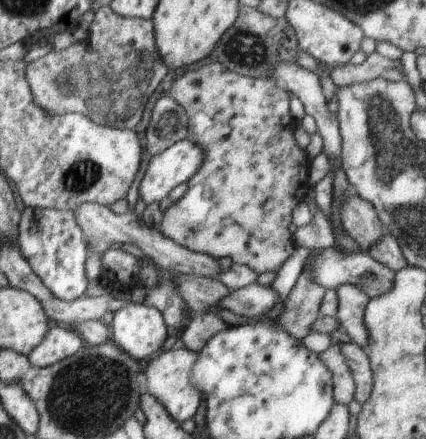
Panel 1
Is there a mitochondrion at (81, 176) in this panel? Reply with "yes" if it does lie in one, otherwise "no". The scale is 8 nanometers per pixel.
yes

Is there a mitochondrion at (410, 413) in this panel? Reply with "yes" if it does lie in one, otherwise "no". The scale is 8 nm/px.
no

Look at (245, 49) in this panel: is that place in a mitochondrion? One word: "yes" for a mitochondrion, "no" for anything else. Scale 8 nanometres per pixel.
yes

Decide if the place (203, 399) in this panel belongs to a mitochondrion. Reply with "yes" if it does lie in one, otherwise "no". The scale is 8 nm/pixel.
no

